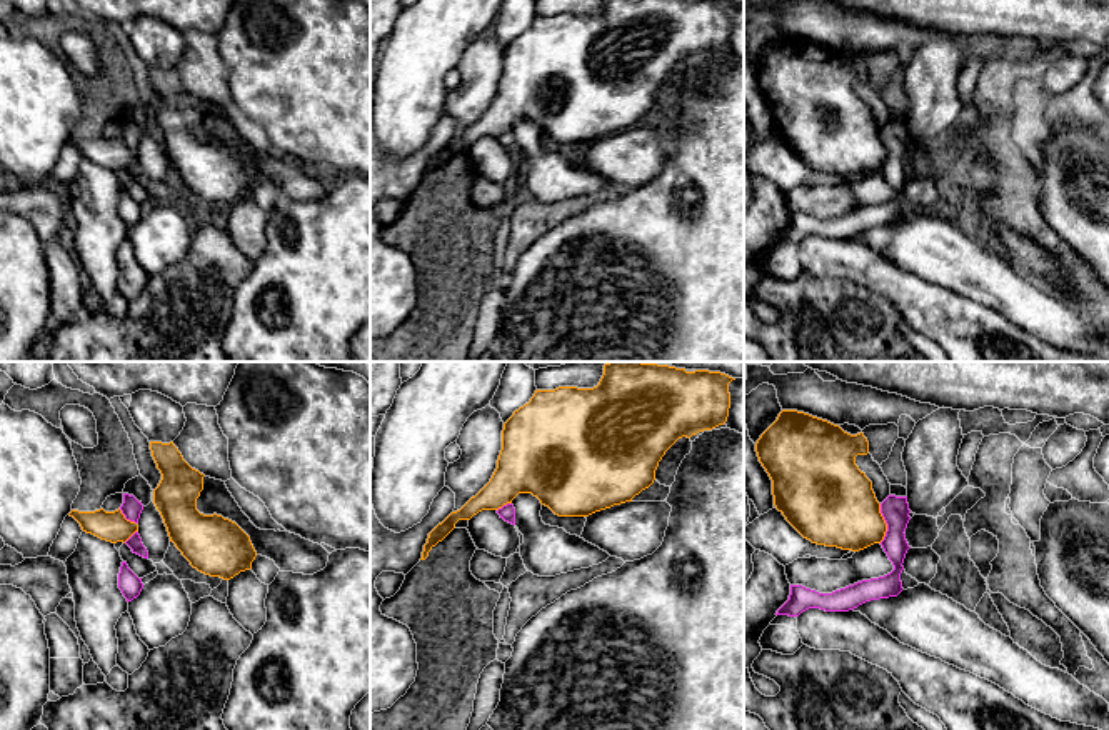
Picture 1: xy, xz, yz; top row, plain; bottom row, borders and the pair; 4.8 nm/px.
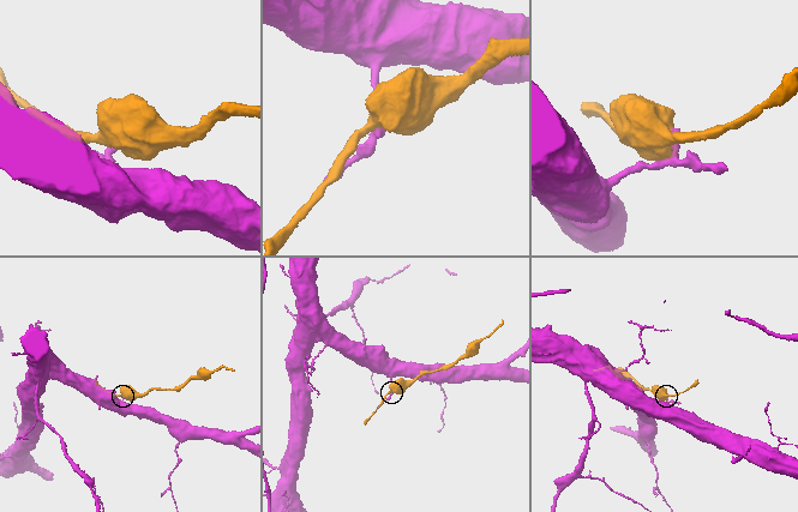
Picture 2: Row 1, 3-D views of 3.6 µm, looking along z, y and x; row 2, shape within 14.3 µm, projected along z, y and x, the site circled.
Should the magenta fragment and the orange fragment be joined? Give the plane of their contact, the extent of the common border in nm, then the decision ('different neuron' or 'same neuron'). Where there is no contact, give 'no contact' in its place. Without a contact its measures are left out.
contact in yz; length 190 nm; different neuron

